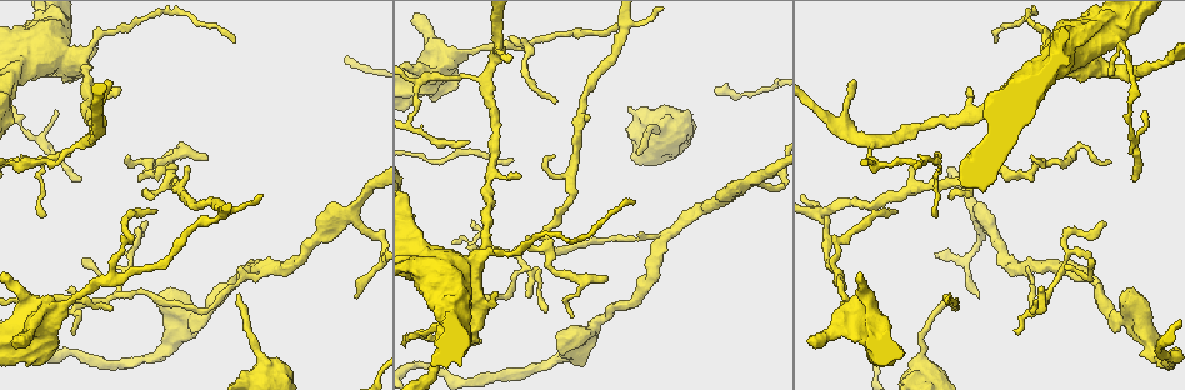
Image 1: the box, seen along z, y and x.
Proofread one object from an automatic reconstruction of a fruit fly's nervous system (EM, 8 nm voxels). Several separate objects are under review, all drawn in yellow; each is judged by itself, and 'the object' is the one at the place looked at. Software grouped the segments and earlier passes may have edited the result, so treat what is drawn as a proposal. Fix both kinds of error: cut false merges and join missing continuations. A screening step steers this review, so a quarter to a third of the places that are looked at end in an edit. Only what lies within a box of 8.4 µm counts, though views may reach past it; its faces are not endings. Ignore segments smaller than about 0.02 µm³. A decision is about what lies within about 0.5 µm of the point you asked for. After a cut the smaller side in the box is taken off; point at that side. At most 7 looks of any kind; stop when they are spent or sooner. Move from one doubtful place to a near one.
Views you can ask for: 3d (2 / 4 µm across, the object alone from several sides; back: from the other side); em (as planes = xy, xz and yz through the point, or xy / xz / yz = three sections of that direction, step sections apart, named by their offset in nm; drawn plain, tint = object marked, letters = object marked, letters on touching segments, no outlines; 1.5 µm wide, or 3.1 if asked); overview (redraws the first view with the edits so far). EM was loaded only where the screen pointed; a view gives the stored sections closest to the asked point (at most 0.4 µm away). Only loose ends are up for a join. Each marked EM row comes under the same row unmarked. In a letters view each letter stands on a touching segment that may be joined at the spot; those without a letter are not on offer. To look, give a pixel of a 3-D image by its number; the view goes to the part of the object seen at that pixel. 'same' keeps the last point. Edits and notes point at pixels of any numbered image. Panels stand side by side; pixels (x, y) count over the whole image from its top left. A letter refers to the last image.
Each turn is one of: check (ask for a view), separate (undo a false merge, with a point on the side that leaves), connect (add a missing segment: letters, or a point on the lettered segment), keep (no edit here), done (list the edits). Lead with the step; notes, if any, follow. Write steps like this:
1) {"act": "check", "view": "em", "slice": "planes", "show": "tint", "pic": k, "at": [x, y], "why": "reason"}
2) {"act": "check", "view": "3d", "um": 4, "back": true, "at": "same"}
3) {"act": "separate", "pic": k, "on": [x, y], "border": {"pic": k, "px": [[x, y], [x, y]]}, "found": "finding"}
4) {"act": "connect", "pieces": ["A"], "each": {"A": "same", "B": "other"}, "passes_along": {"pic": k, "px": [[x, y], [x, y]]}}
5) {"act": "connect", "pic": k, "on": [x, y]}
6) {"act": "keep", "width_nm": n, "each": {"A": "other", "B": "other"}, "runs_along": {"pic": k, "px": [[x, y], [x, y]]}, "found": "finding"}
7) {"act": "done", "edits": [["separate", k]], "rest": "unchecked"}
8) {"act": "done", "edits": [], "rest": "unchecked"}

{"act": "check", "view": "em", "slice": "yz", "step": 4, "show": "tint", "pic": 1, "at": [637, 153], "why": "branch stops here"}

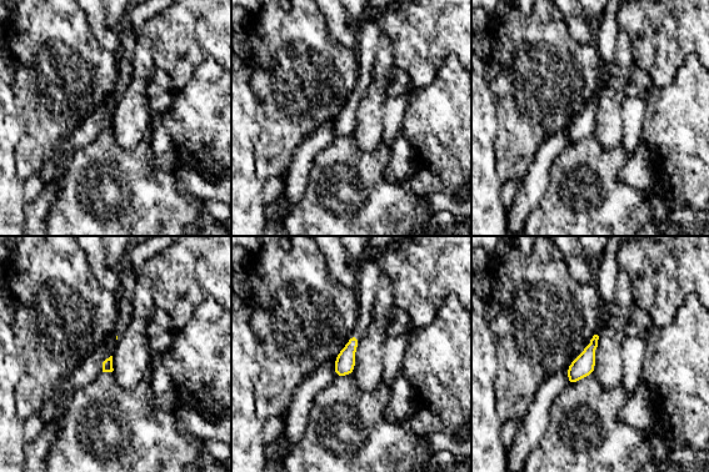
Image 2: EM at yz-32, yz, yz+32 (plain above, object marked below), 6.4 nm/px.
{"act": "check", "view": "em", "slice": "planes", "show": "letters", "at": "same", "why": "another direction"}

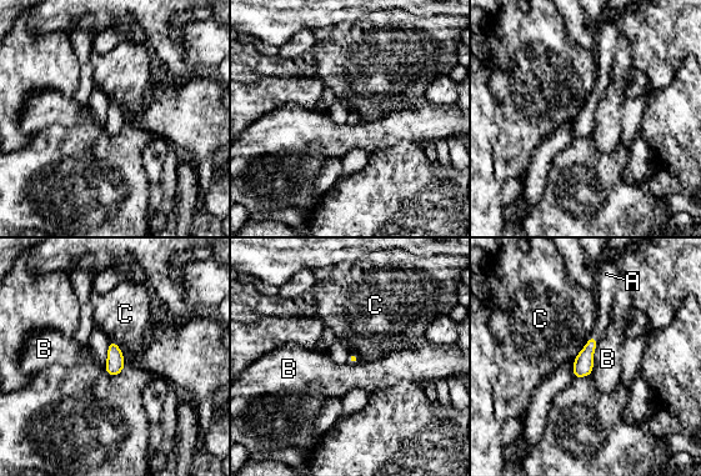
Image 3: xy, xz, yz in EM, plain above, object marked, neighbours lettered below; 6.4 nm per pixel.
{"act": "connect", "pieces": ["A"], "each": {"A": "same", "B": "other", "C": "other"}, "passes_along": {"pic": 3, "px": [[582, 366], [595, 337], [604, 300]]}, "found": "it goes on there"}

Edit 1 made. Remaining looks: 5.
{"act": "check", "view": "3d", "um": 2, "back": true, "pic": 1, "at": [1109, 161], "why": "tapers out"}

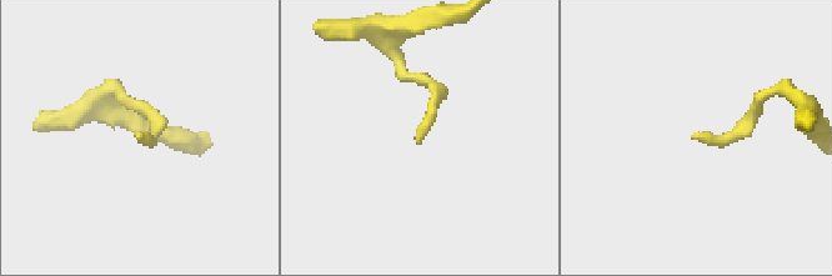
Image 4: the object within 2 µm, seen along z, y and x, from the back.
{"act": "check", "view": "em", "slice": "yz", "step": 4, "show": "tint", "pic": 4, "at": [137, 133], "why": "shape alone is not enough"}

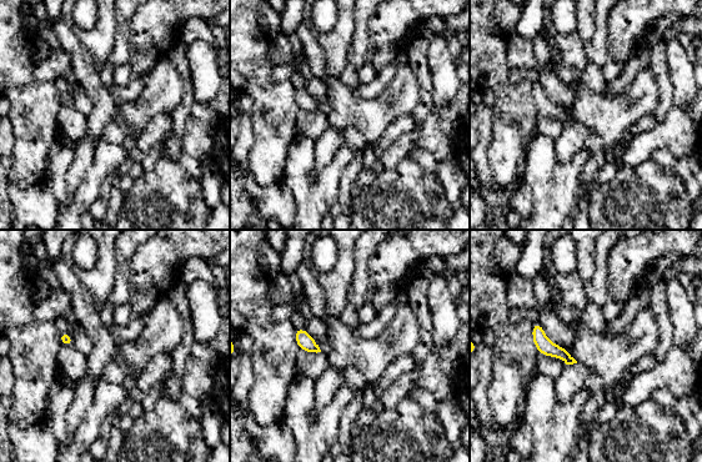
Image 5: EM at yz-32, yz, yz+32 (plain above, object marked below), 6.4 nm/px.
{"act": "check", "view": "em", "slice": "planes", "show": "letters", "at": "same", "why": "cut it another way"}

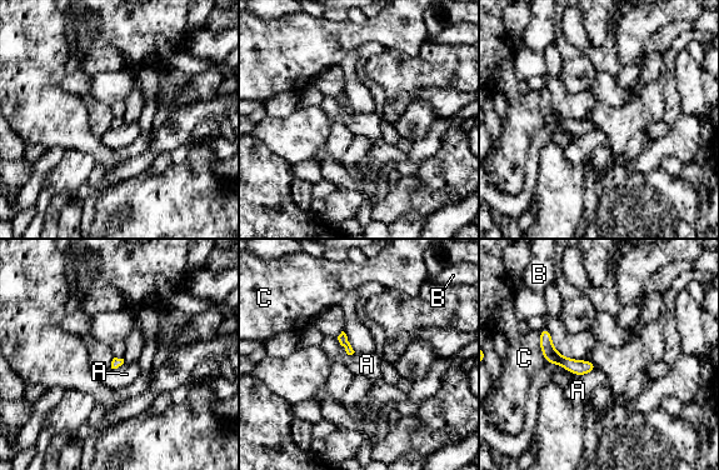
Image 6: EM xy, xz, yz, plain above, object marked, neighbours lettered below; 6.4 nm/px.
{"act": "keep", "each": {"A": "other", "B": "other", "C": "other"}, "runs_along": {"pic": 6, "px": [[543, 333], [559, 359], [593, 368]]}, "found": "none of them fits"}

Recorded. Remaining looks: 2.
{"act": "check", "view": "3d", "um": 4, "pic": 1, "at": [431, 304], "why": "thick end"}

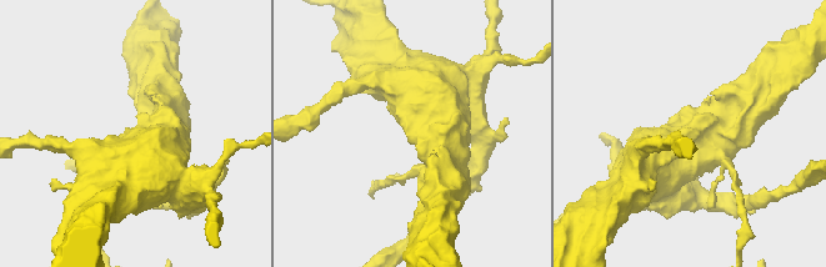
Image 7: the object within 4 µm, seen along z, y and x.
{"act": "check", "view": "em", "slice": "yz", "step": 4, "show": "letters", "pic": 7, "at": [128, 130]}

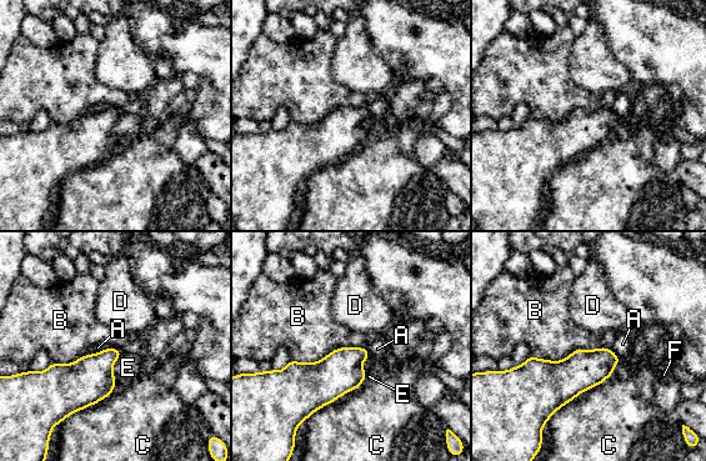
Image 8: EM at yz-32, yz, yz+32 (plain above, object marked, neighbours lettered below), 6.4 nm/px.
{"act": "keep", "each": {"A": "other", "B": "other", "C": "other", "D": "other", "E": "other", "F": "other"}, "found": "no lettered segment goes on from it"}

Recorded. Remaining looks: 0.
{"act": "done", "edits": [["connect", 3]], "rest": "unchecked"}

